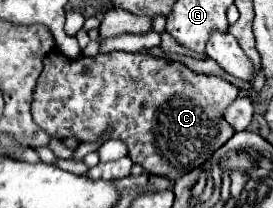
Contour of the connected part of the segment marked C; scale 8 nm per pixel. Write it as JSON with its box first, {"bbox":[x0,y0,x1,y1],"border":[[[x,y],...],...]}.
{"bbox":[32,51,238,179],"border":[[[52,51],[46,55],[44,59],[44,71],[42,75],[38,77],[38,85],[36,85],[36,91],[34,91],[34,103],[32,103],[32,117],[36,121],[36,125],[40,125],[44,131],[48,131],[50,137],[54,139],[66,139],[66,137],[76,137],[80,141],[98,141],[102,137],[104,131],[112,131],[112,137],[114,139],[120,139],[128,145],[128,157],[142,165],[148,173],[152,175],[160,175],[160,177],[168,177],[168,179],[178,179],[182,175],[186,175],[188,171],[200,167],[204,161],[208,161],[212,157],[212,153],[216,149],[220,149],[232,135],[234,135],[234,129],[226,123],[226,119],[222,117],[222,111],[238,97],[238,87],[234,87],[232,83],[228,83],[226,79],[222,77],[216,77],[216,75],[204,75],[204,73],[196,73],[192,69],[188,69],[186,65],[178,63],[178,61],[168,61],[168,59],[156,59],[144,51],[134,51],[134,53],[108,53],[108,55],[96,55],[94,59],[90,57],[84,57],[80,55],[78,59],[68,59],[66,55],[60,55],[60,51]]]}

